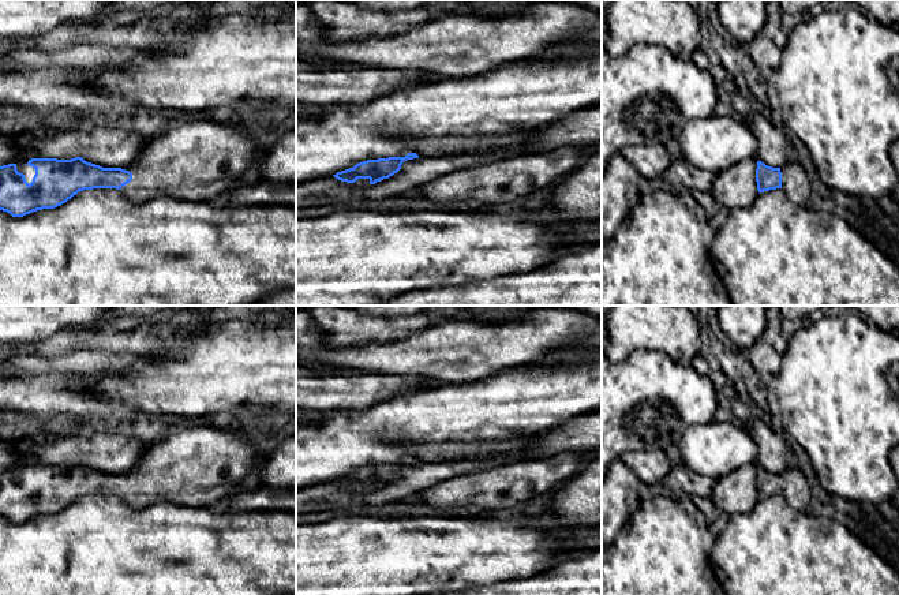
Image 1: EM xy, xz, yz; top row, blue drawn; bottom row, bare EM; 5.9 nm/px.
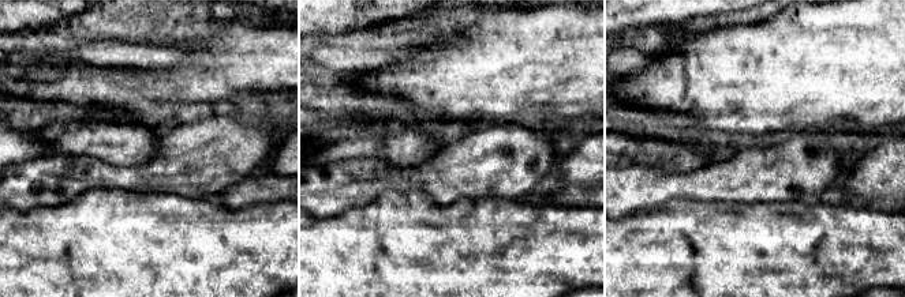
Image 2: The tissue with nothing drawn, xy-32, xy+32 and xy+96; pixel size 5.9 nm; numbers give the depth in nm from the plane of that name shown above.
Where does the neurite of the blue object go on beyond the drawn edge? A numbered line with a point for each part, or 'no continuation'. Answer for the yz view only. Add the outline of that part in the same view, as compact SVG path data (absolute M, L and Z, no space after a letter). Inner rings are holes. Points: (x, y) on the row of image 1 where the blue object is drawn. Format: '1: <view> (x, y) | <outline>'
1: yz (796, 184) | M790 158L782 168L782 190L794 203L805 206L810 198L810 180L799 162Z

